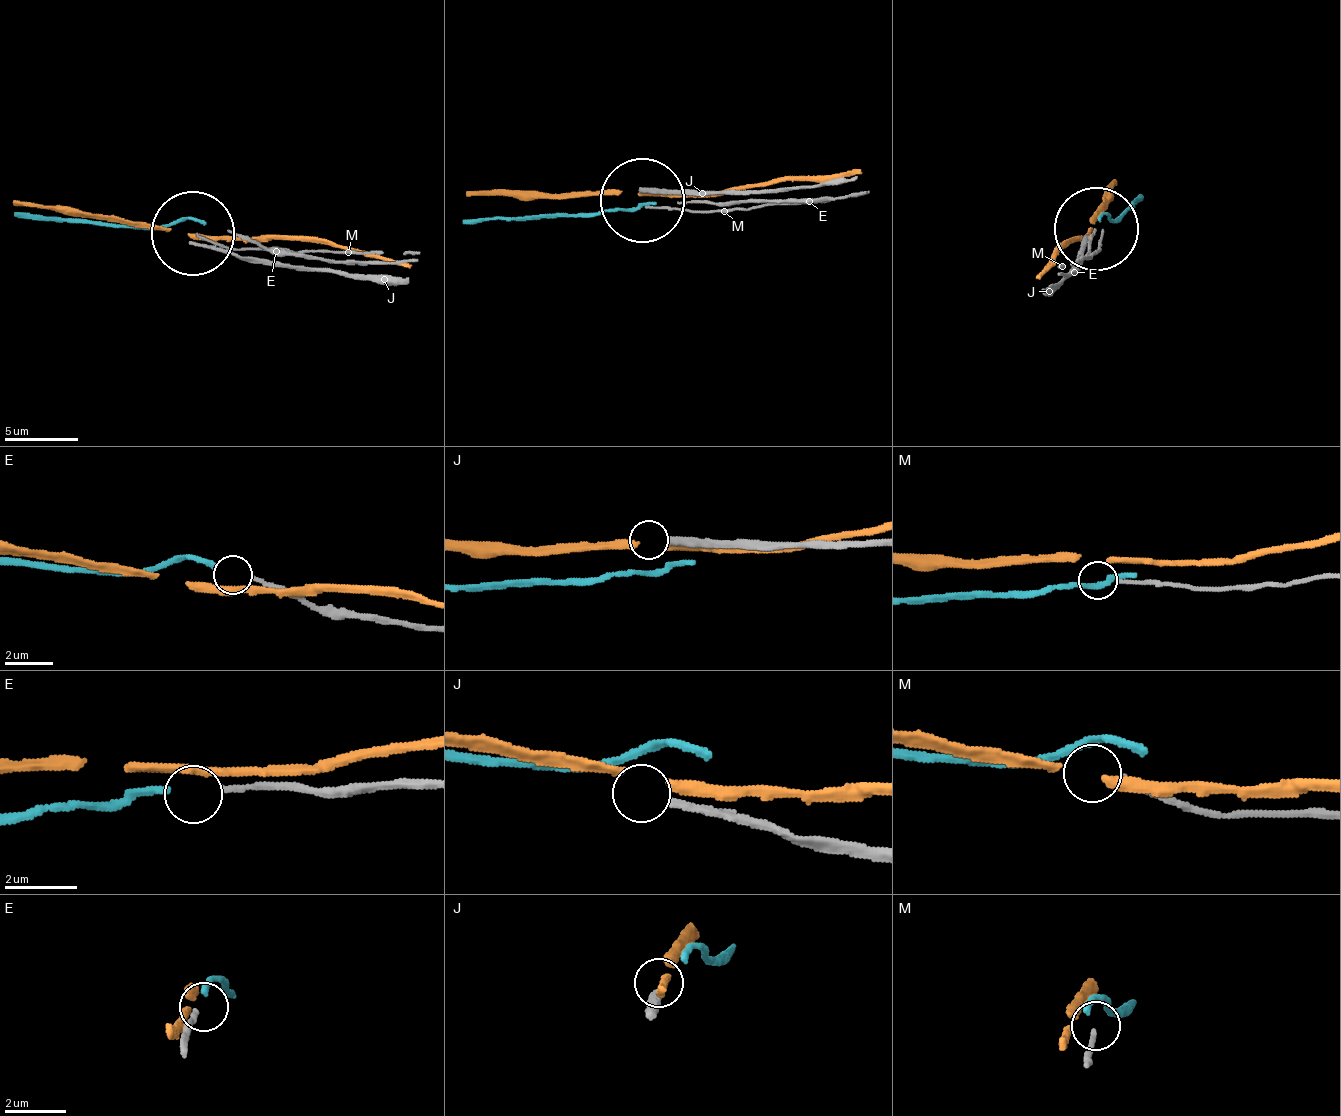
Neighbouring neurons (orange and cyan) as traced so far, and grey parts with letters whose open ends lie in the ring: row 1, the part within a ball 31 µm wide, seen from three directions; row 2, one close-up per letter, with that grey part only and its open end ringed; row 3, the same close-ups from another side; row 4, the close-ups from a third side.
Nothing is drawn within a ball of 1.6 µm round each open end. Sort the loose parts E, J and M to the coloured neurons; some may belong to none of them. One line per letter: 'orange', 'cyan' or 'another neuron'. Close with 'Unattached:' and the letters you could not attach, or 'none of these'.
E: cyan
J: another neuron
M: another neuron
Unattached: J, M

